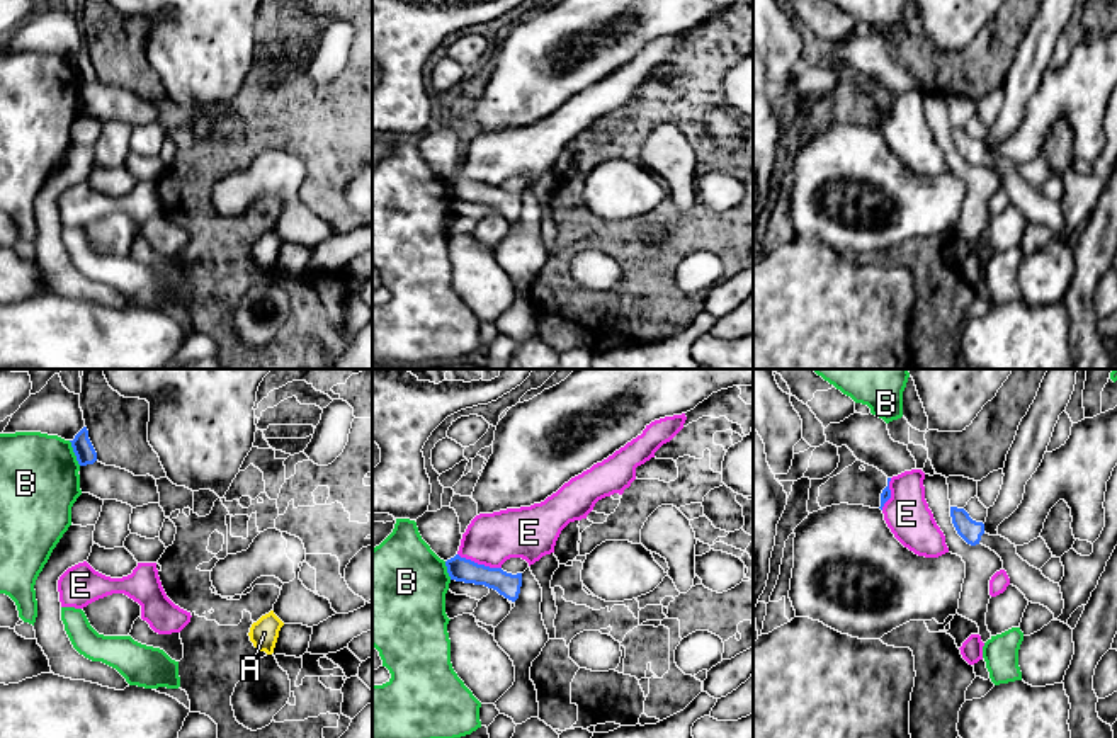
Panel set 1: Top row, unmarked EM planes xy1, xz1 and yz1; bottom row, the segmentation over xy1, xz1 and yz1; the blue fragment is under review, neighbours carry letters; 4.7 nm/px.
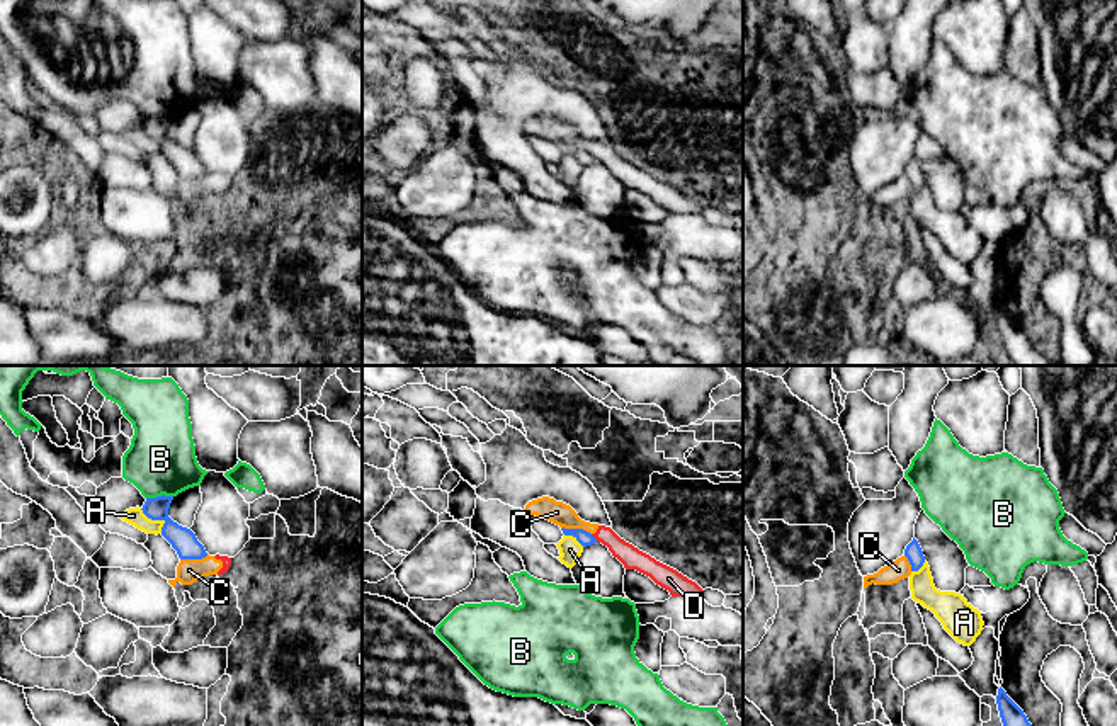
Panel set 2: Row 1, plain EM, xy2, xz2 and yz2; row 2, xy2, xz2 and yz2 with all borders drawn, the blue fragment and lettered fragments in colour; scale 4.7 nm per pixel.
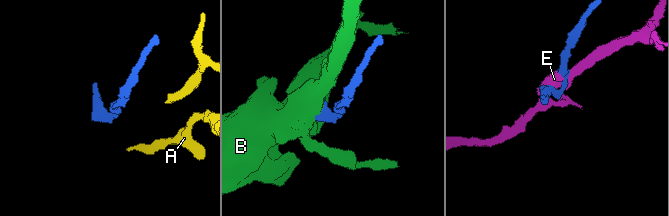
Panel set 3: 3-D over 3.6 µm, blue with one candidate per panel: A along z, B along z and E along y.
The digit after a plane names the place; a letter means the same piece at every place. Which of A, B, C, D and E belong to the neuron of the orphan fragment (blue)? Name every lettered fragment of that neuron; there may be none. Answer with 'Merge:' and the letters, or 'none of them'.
Merge: none of them

